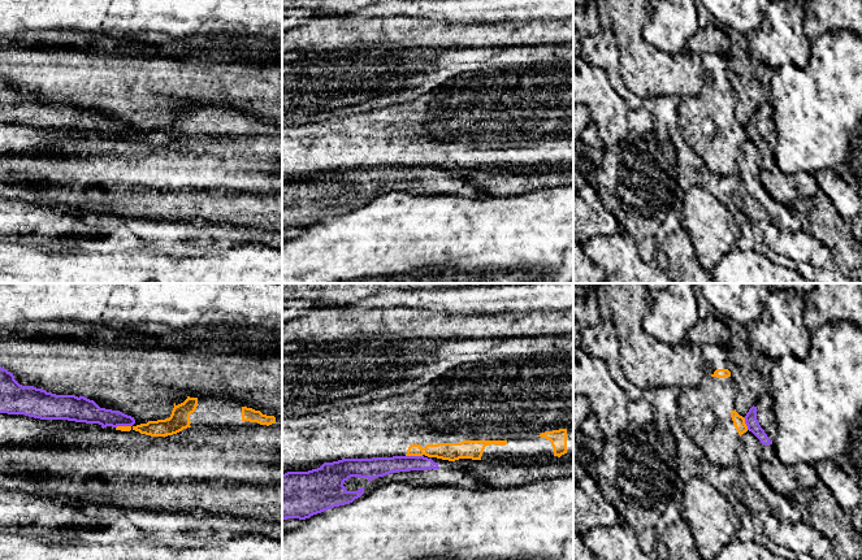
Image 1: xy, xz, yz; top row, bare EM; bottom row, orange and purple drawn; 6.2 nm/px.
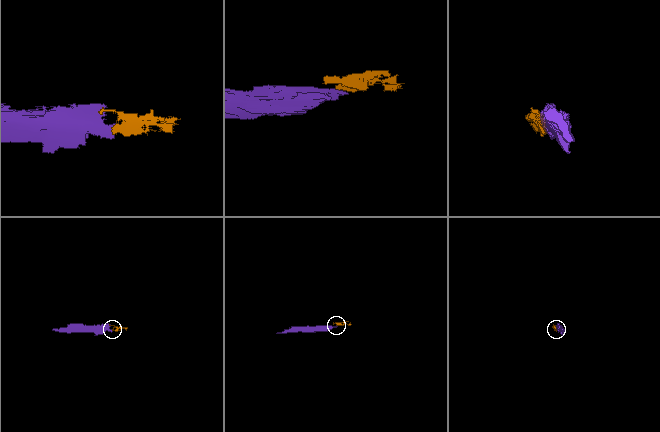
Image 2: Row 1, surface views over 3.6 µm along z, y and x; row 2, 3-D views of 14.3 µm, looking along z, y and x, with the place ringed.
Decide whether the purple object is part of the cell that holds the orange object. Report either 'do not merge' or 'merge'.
do not merge

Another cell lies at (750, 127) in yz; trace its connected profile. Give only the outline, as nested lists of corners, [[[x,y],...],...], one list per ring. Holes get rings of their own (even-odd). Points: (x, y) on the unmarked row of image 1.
[[[764,99],[759,108],[746,122],[745,133],[762,153],[772,153],[776,147],[776,133],[774,122],[774,109],[767,99]]]

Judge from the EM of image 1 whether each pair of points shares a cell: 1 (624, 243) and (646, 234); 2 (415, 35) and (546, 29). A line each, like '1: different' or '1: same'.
1: different
2: same

